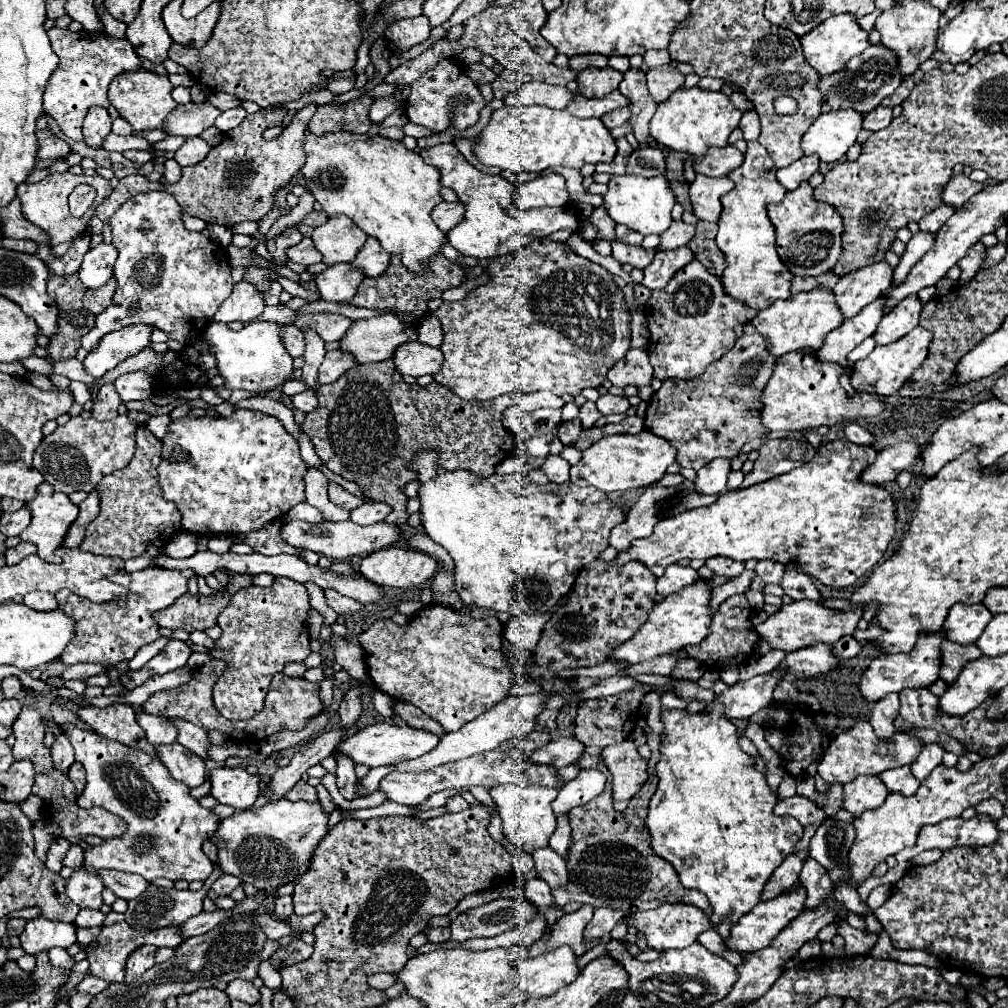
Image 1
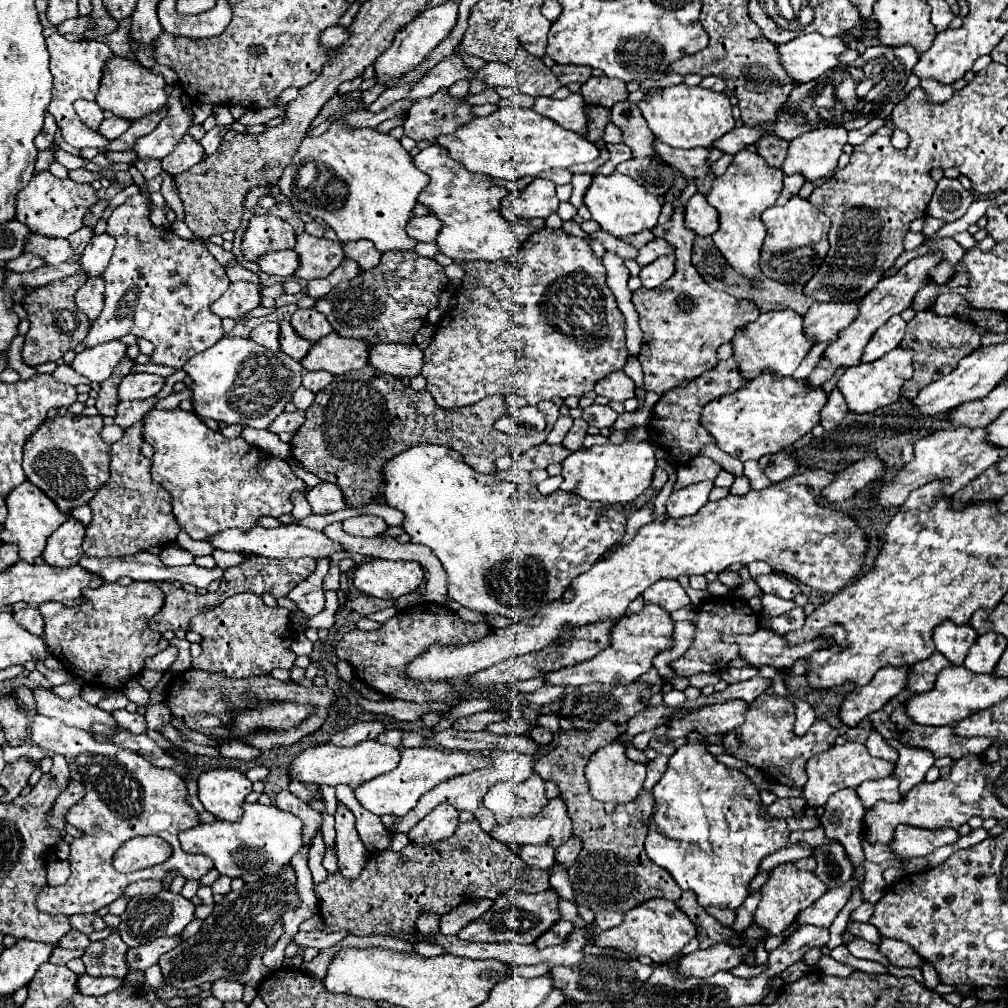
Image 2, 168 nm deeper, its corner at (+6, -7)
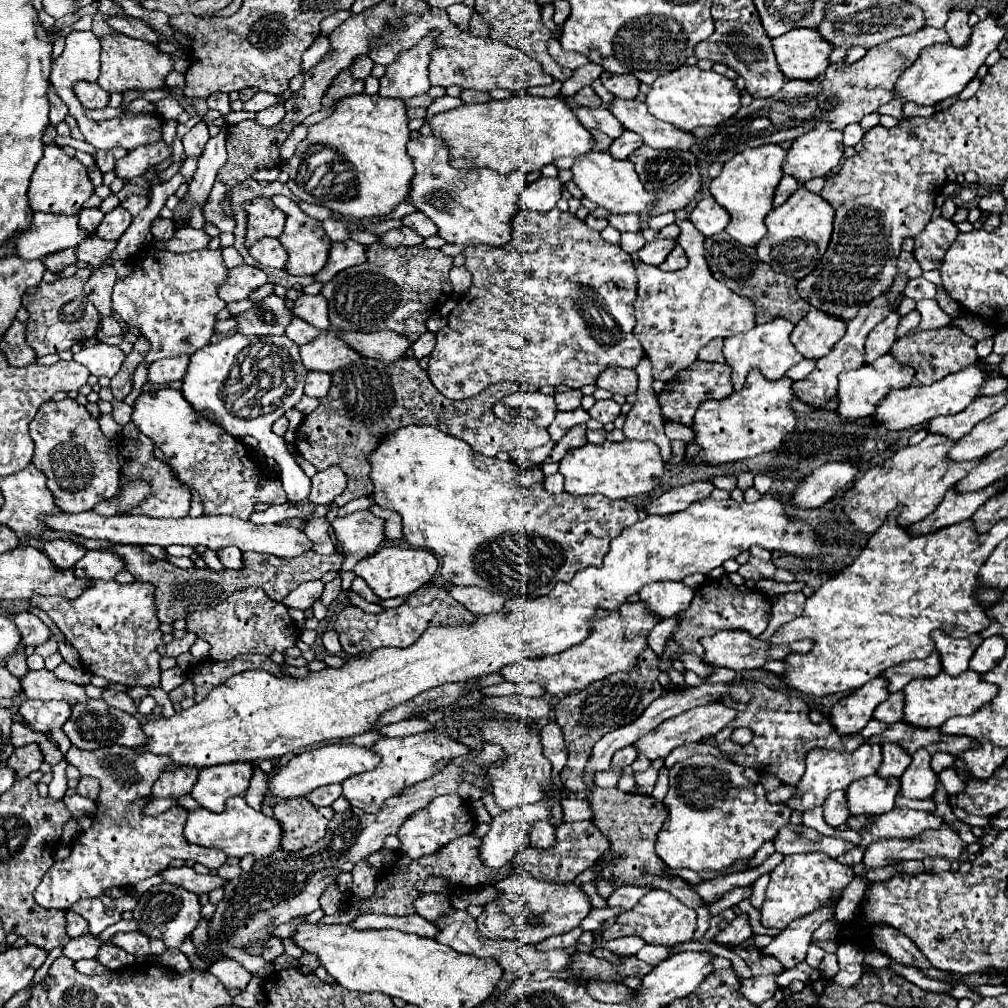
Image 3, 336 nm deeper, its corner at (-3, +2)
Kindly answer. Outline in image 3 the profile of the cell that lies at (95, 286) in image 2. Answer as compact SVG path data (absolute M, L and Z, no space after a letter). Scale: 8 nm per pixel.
M102 267L92 273L92 277L84 285L86 297L94 303L100 315L112 315L110 307L110 295L112 287L116 283L116 269L114 267Z

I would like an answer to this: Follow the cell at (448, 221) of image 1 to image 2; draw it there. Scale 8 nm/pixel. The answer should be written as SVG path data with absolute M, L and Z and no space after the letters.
M433 214L411 218L407 222L405 230L407 230L407 236L417 242L433 242L437 232L441 230L441 220L437 220L437 216L433 216Z

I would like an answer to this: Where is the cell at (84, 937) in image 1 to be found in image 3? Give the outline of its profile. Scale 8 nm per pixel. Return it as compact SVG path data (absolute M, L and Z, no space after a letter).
M66 911L66 919L68 919L66 931L68 931L68 937L70 937L70 939L76 939L78 935L86 935L86 933L88 933L88 923L86 923L86 919L78 917L74 911Z

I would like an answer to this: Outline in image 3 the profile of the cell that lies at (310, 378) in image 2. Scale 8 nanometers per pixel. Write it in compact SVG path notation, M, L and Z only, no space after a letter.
M308 371L308 379L304 385L304 393L310 397L318 397L322 399L328 393L330 387L330 375L326 375L324 371Z

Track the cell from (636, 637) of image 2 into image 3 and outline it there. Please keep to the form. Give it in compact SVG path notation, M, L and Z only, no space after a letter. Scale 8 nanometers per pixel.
M642 601L624 603L612 615L604 615L600 611L596 615L590 635L582 643L570 647L568 651L550 655L550 657L542 657L542 659L526 659L522 663L506 665L500 669L500 673L506 681L512 681L512 683L522 683L522 681L538 683L552 695L558 695L558 693L566 695L572 691L580 691L580 689L588 687L592 681L604 679L612 673L634 671L634 667L638 667L638 659L640 659L642 651L648 649L646 637L658 621L660 619L654 619L654 615L650 615L650 611L646 611L646 607L642 607Z

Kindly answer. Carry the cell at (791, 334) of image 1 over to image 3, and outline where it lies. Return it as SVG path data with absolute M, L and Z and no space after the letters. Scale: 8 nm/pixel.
M776 317L774 321L770 323L762 323L762 325L756 325L754 329L742 333L742 335L732 335L732 337L726 337L724 339L724 357L726 357L726 363L732 367L732 383L734 383L734 389L738 391L744 381L746 381L746 375L750 373L750 369L760 369L764 377L768 379L780 379L786 375L786 371L800 363L804 357L798 355L794 343L790 343L790 335L794 331L794 323L790 323L788 319L782 319L782 317Z

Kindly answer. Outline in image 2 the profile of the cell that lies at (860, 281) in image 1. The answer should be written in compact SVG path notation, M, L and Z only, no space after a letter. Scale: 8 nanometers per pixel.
M829 302L829 304L813 304L809 312L803 316L803 332L813 342L833 342L841 328L847 328L849 320L857 314L857 304L845 302Z

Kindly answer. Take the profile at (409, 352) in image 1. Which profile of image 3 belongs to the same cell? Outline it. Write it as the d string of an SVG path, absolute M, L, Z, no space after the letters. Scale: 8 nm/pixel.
M338 331L342 339L356 349L364 357L378 359L382 363L394 363L402 357L406 357L410 349L410 341L402 339L402 335L394 335L394 331L378 331L378 333L350 333L350 331Z

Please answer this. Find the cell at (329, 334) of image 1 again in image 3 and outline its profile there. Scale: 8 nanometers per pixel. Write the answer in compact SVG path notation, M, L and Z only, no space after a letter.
M300 295L294 301L294 315L324 331L330 327L328 321L328 301L324 295Z

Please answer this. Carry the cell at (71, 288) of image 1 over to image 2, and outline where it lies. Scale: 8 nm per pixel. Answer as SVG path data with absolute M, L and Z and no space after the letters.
M75 274L63 280L51 282L47 286L35 288L23 298L23 308L31 322L29 332L25 334L23 350L21 350L23 362L27 366L37 366L49 360L59 360L63 358L67 350L75 350L87 338L91 322L73 302L73 294L85 284L85 280L87 280L85 274Z

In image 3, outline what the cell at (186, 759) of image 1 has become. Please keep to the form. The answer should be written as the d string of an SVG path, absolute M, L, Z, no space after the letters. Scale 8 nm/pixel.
M88 699L86 705L74 705L72 717L62 727L72 745L82 749L94 749L98 745L126 745L126 747L140 747L146 745L146 733L142 731L140 721L134 715L118 711L114 707L106 707L102 699Z

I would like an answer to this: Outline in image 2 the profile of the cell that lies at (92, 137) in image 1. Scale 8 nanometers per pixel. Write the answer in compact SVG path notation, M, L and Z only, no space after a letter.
M75 100L73 102L75 112L79 114L79 118L93 130L99 128L101 120L103 120L103 110L97 106L97 102L89 102L89 100Z

